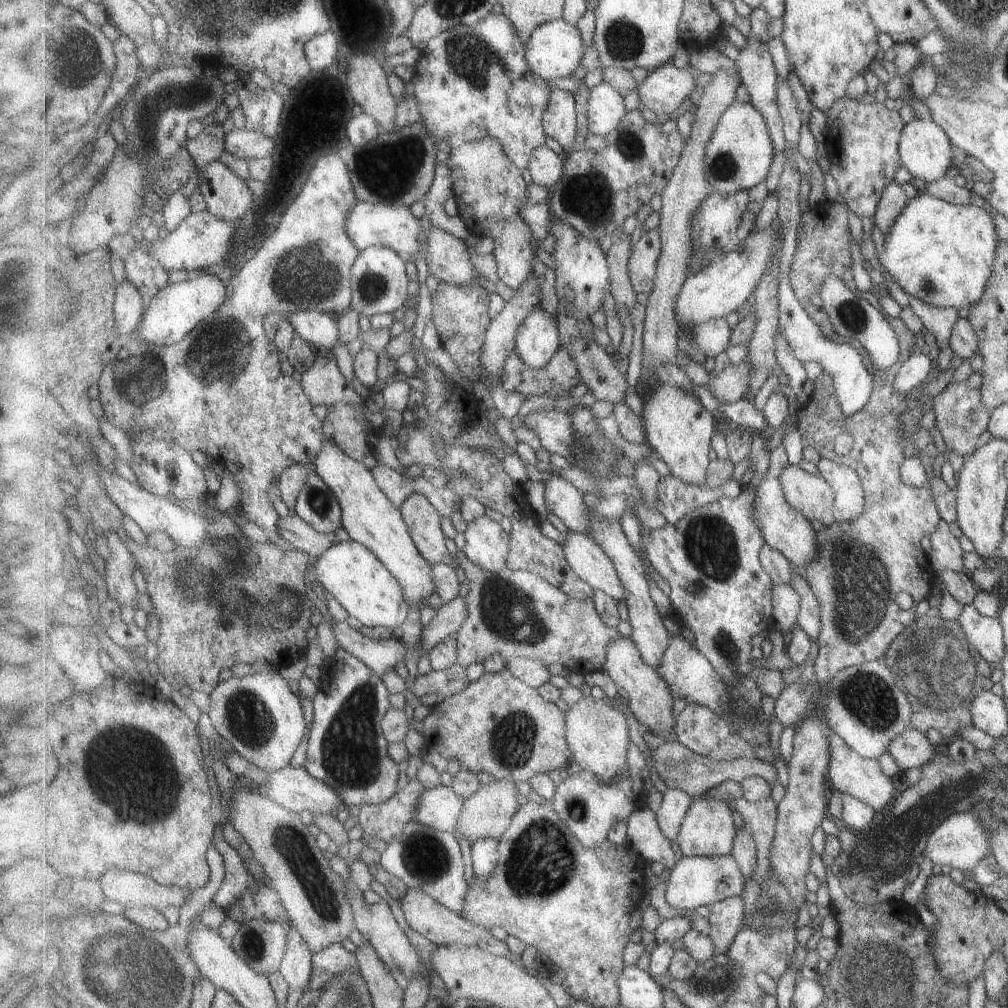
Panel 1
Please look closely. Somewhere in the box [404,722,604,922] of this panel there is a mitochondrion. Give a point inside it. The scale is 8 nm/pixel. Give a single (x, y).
(541, 861)

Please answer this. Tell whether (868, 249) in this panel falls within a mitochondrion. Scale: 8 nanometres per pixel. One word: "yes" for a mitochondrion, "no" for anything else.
no

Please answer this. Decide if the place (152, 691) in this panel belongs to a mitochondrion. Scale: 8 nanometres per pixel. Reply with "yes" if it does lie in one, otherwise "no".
no

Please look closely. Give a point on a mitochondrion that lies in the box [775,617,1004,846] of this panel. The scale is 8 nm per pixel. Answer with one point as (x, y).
(934, 663)

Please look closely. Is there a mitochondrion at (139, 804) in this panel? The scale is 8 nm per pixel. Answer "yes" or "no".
yes

